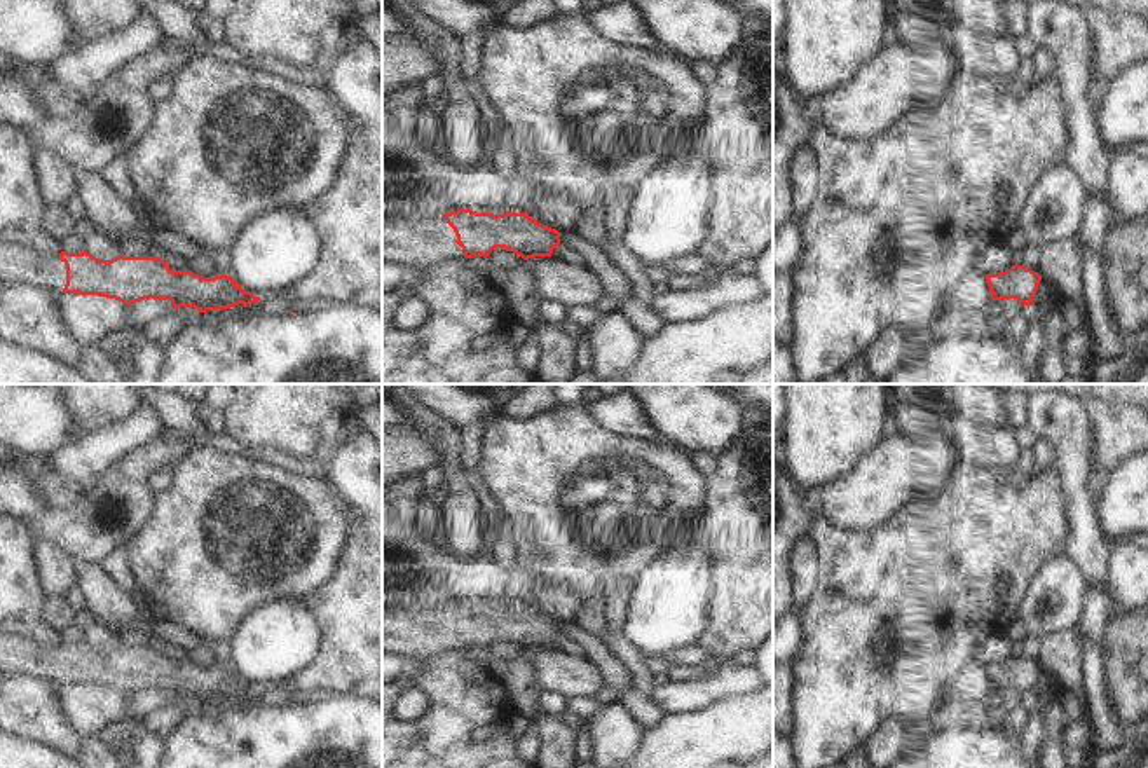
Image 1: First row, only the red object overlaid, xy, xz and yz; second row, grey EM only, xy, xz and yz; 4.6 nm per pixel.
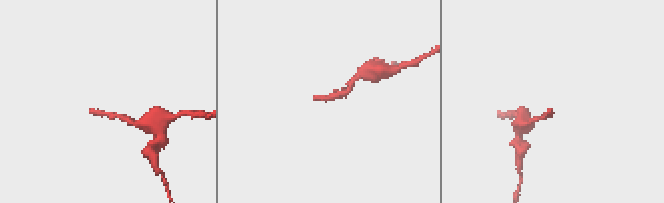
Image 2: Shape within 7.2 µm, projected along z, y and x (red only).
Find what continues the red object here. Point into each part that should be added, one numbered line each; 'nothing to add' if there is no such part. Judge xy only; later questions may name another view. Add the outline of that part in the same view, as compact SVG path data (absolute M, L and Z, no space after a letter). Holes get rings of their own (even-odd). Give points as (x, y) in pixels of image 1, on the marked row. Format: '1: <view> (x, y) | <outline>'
1: xy (18, 264) | M0 243L0 285L30 285L63 295L66 265L58 257L45 257L26 246Z

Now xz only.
1: xz (419, 243) | M443 215L417 220L382 218L382 262L424 269L448 258L462 258L457 236Z

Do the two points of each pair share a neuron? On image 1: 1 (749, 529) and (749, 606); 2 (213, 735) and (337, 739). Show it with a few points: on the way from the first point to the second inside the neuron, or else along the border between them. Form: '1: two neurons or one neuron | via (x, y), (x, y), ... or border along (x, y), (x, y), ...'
1: one neuron | via (749, 548), (749, 587)
2: one neuron | via (245, 737), (306, 739)

